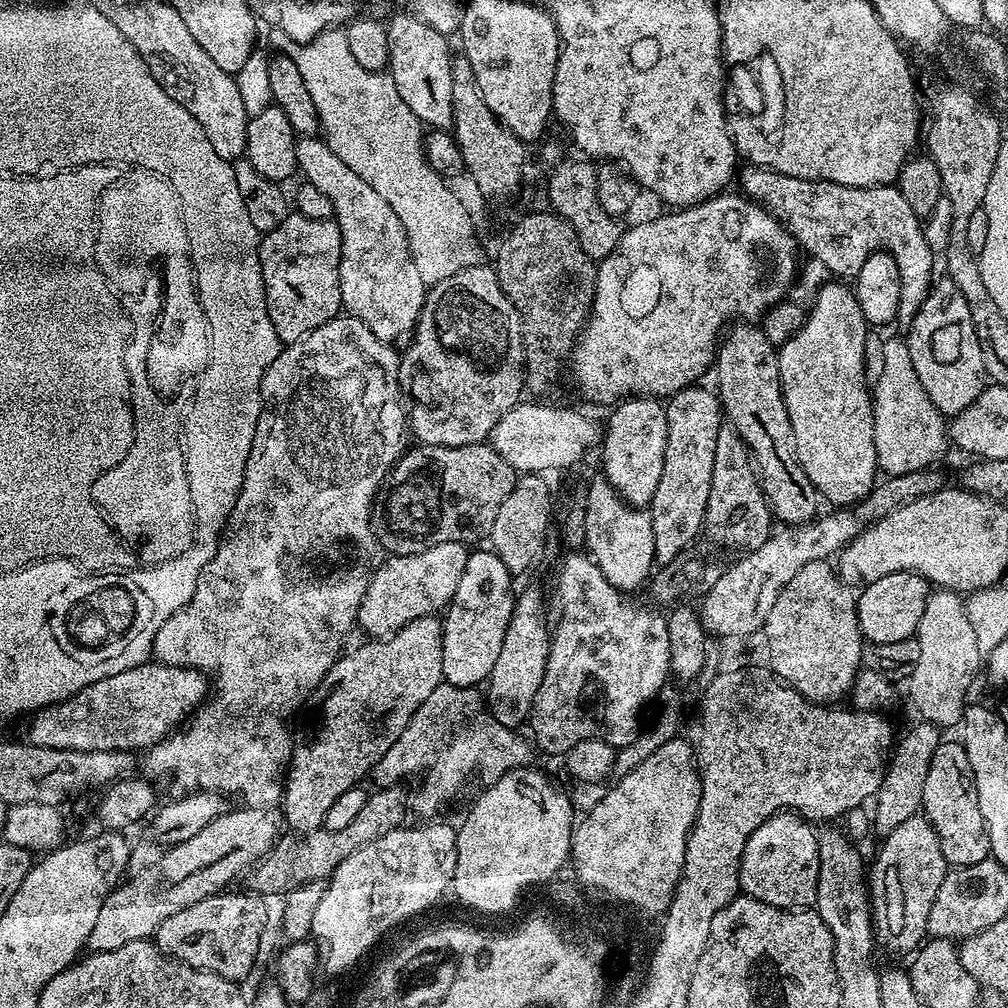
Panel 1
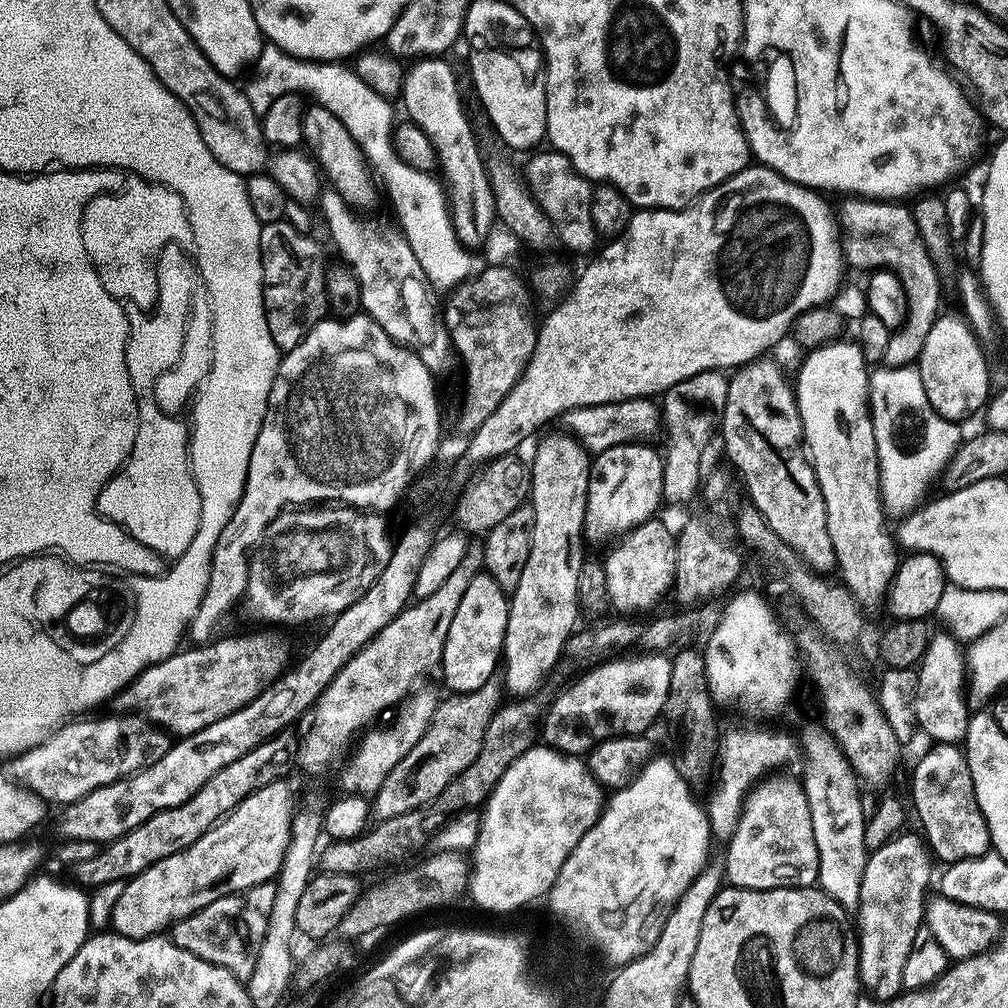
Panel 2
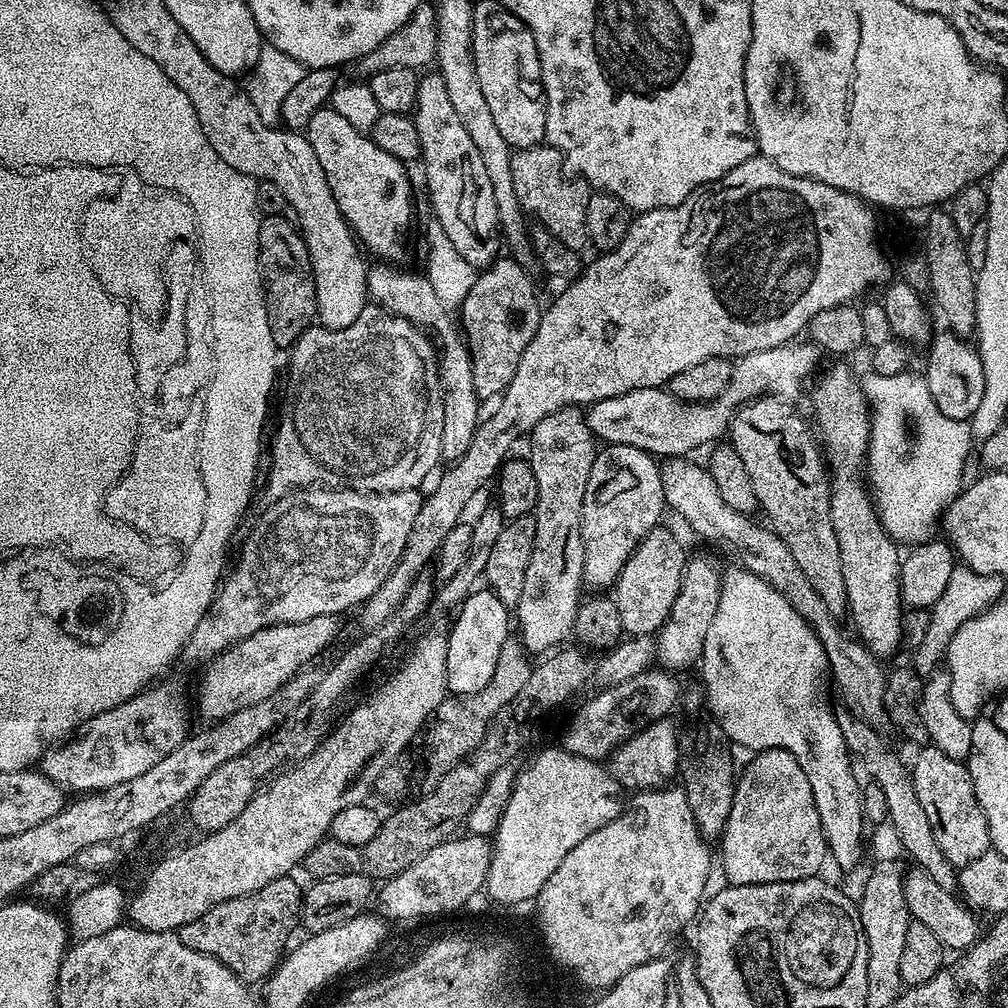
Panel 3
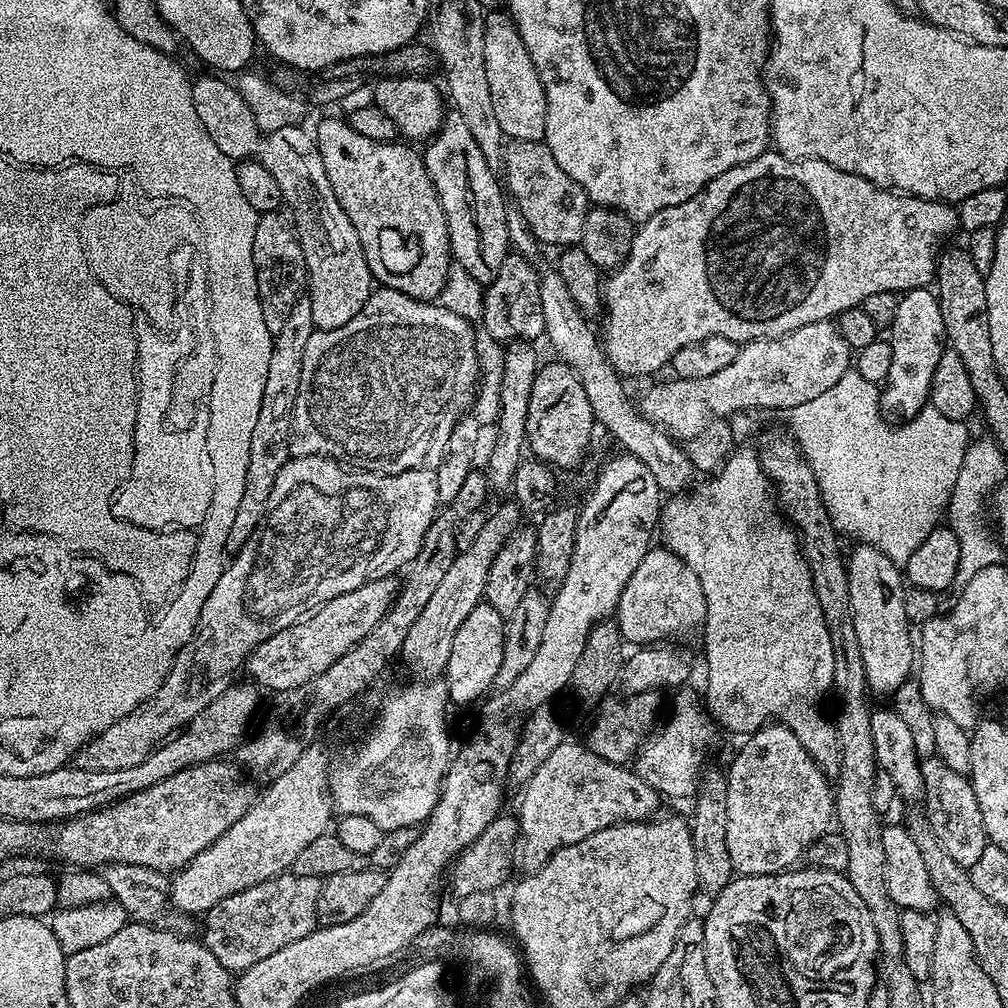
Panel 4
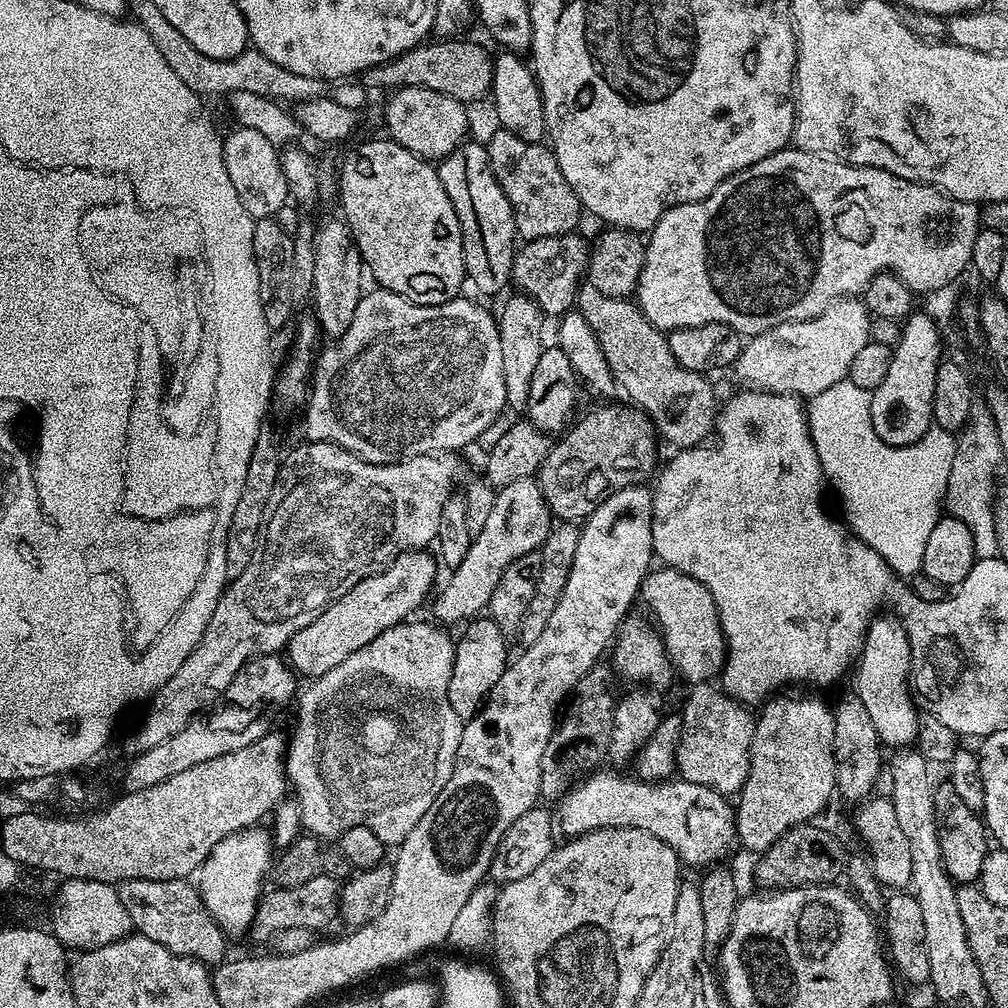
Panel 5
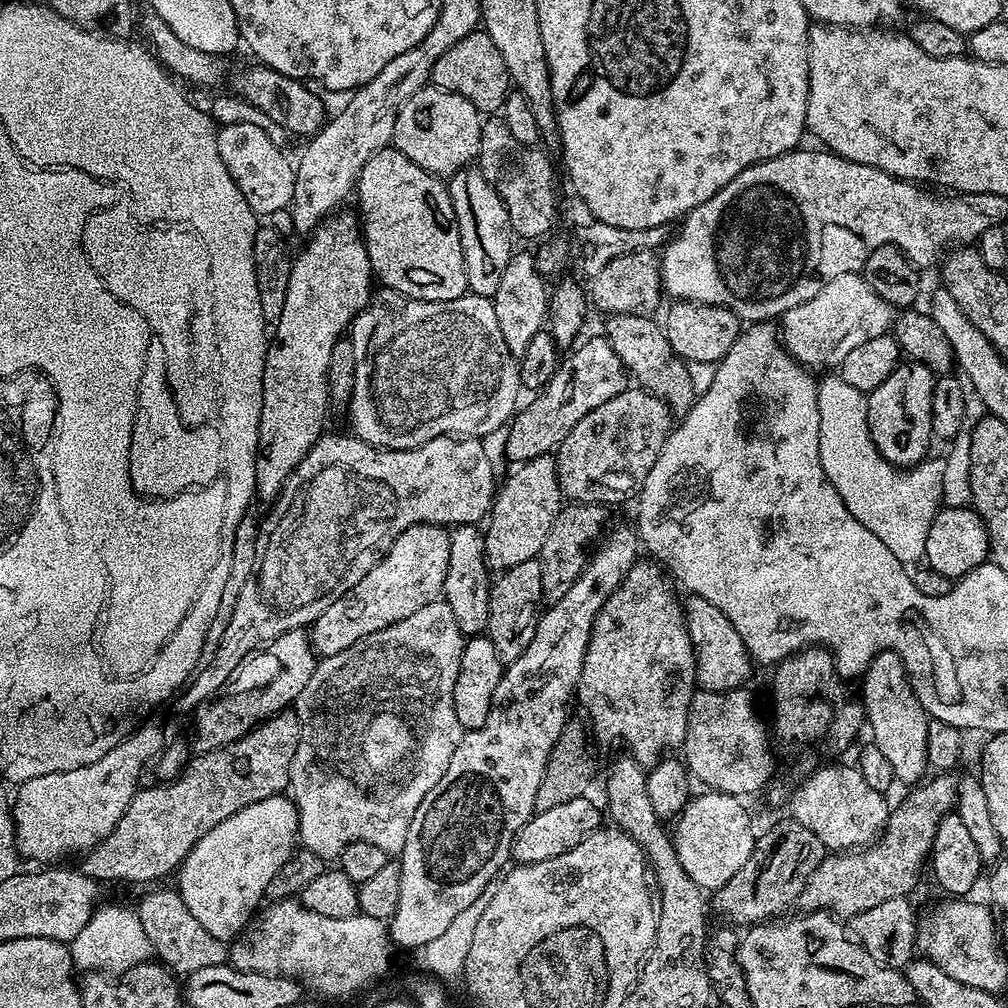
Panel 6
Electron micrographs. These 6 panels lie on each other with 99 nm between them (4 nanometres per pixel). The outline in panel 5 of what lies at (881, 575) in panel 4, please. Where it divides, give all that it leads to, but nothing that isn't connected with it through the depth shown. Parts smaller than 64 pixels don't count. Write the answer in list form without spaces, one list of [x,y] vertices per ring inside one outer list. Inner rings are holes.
[[[880,614],[872,621],[864,636],[864,649],[860,651],[855,672],[854,694],[860,699],[862,706],[866,706],[866,711],[874,722],[874,730],[878,730],[881,745],[888,747],[889,744],[892,750],[915,745],[920,716],[917,701],[910,691],[912,651],[906,630],[895,615]]]

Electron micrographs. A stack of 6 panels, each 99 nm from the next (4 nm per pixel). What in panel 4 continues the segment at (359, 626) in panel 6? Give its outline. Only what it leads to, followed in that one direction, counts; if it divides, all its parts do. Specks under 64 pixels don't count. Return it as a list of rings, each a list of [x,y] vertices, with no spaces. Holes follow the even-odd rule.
[[[385,578],[383,580],[373,580],[371,584],[358,586],[356,592],[342,594],[339,600],[331,600],[316,609],[314,614],[309,614],[300,621],[299,624],[286,626],[284,632],[279,632],[270,637],[266,642],[262,642],[259,648],[252,651],[252,655],[246,661],[247,671],[252,671],[252,676],[260,680],[259,687],[264,688],[284,688],[280,690],[291,690],[302,686],[310,678],[318,678],[322,670],[330,670],[334,662],[342,654],[346,654],[357,640],[361,640],[365,632],[369,632],[372,626],[380,621],[380,618],[387,614],[390,605],[396,601],[397,589],[392,588],[393,581]]]

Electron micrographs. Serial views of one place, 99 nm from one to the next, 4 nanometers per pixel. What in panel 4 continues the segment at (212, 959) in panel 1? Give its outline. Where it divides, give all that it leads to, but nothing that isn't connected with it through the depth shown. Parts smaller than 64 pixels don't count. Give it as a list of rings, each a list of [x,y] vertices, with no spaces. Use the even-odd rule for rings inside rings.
[[[285,874],[250,886],[230,898],[222,898],[218,906],[203,913],[202,943],[206,946],[206,950],[210,950],[210,954],[214,954],[214,958],[218,958],[218,962],[222,962],[222,966],[229,974],[250,970],[250,966],[262,962],[262,958],[270,958],[270,954],[282,950],[282,946],[290,946],[290,942],[298,942],[298,938],[306,938],[306,934],[316,931],[319,921],[318,898],[322,888],[322,881],[318,878]]]

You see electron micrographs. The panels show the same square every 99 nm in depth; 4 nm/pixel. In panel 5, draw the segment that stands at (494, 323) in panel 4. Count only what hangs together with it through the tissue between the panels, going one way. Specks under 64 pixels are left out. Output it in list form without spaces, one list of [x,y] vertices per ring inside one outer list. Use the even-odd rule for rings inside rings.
[[[580,234],[534,238],[515,249],[511,283],[517,284],[520,287],[517,289],[531,296],[541,313],[548,315],[549,312],[555,318],[560,318],[576,303],[577,289],[588,270],[589,255],[589,241],[584,241]]]

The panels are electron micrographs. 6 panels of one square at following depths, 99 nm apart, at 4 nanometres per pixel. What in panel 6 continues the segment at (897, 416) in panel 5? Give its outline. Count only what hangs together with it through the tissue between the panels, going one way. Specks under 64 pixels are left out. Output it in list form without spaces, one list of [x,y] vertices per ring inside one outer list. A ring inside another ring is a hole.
[[[901,362],[868,398],[868,425],[878,454],[898,470],[912,470],[929,455],[932,435],[932,395],[936,385],[934,373],[924,364]]]

